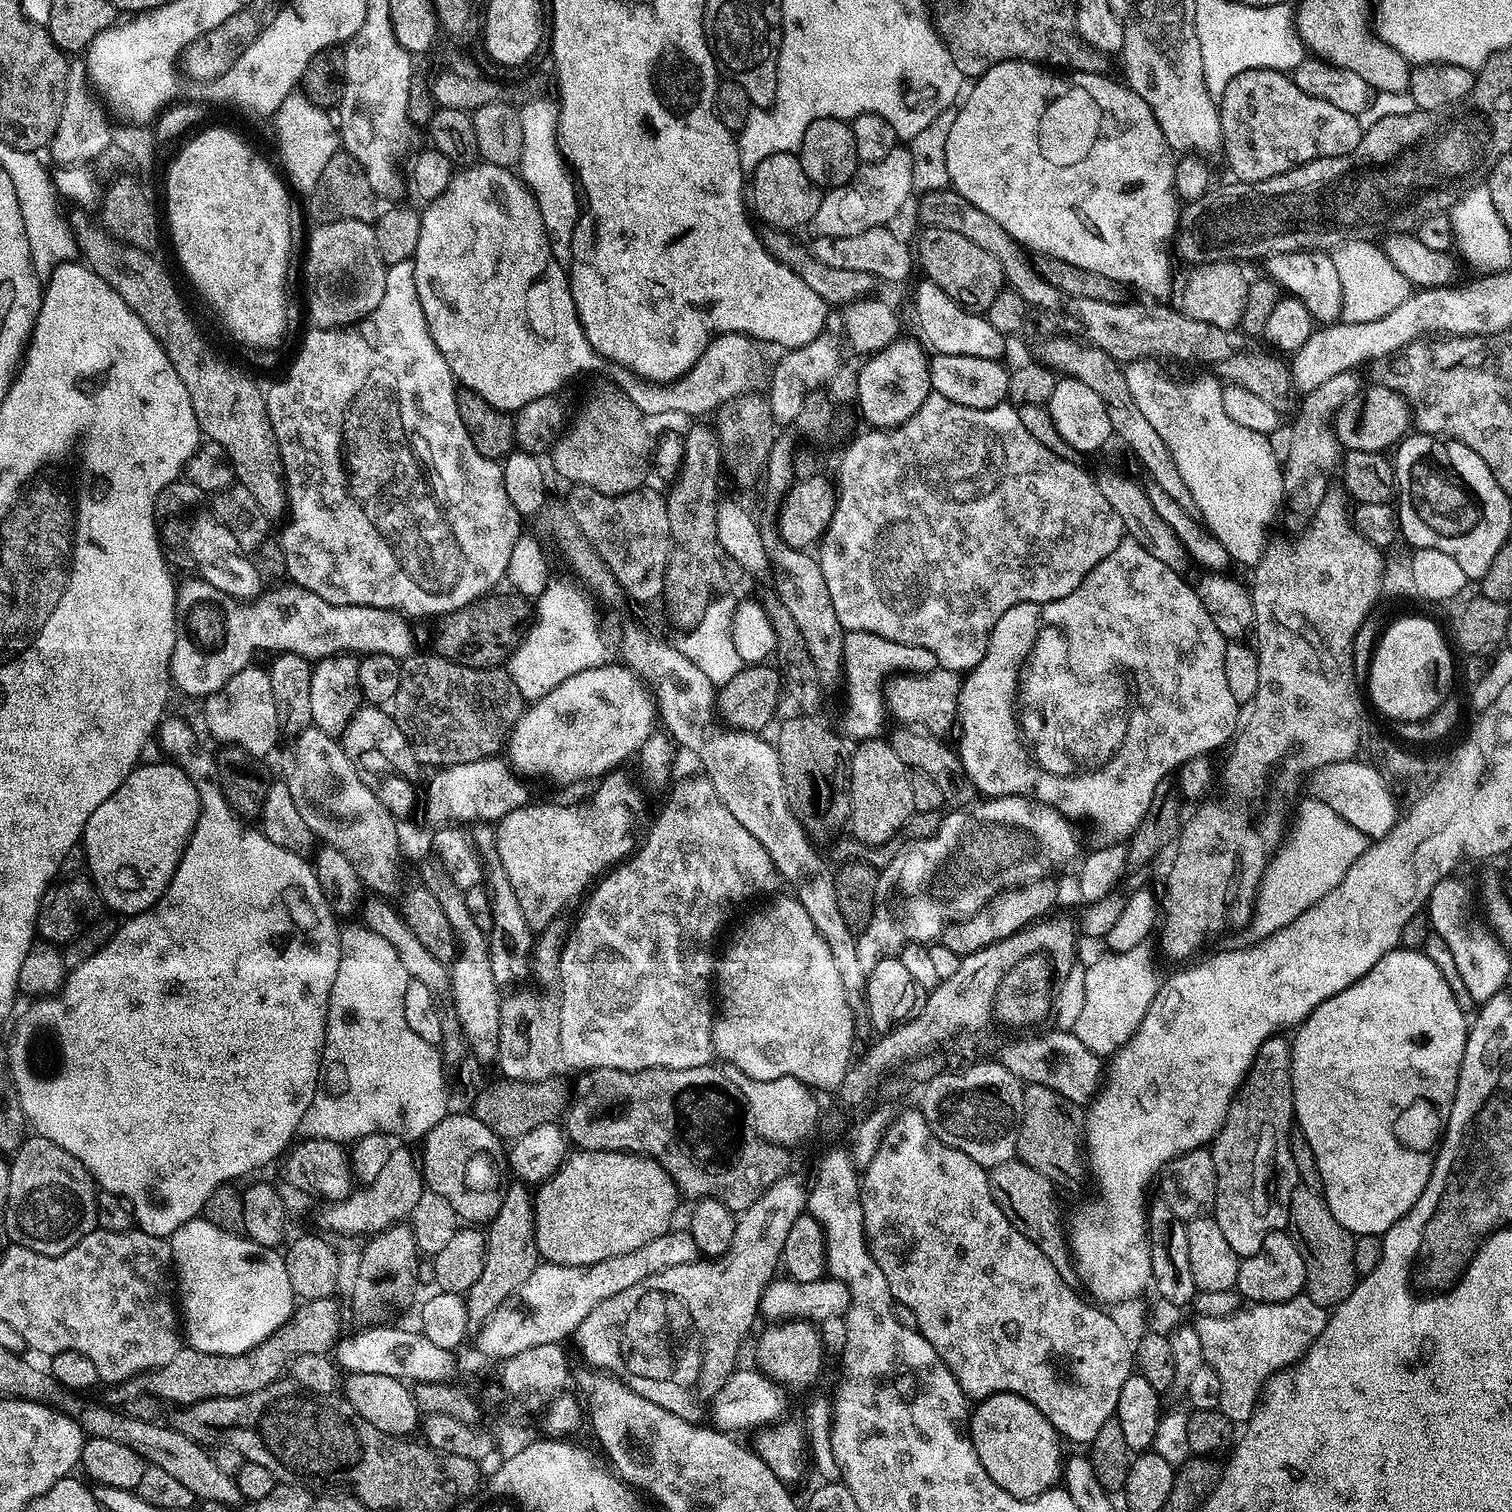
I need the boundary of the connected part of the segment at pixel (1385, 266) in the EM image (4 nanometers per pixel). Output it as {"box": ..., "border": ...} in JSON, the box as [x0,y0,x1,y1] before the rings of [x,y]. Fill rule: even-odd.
{"box":[1331,240,1414,322],"border":[[[1350,240],[1331,253],[1334,270],[1338,270],[1338,282],[1342,282],[1342,316],[1347,322],[1374,322],[1374,318],[1386,318],[1390,310],[1402,306],[1414,288],[1402,274],[1398,274],[1394,262],[1385,254],[1379,243],[1367,240]]]}

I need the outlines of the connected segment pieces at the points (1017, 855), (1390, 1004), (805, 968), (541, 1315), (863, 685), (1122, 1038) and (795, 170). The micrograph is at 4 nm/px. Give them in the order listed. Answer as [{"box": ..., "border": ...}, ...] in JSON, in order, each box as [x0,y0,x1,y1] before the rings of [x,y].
[{"box":[856,796,1080,970],"border":[[[1027,796],[976,798],[952,810],[936,828],[933,836],[905,843],[903,850],[875,877],[876,901],[873,914],[863,933],[856,936],[858,961],[865,970],[887,956],[896,956],[908,944],[927,945],[943,937],[951,926],[978,914],[1001,894],[1049,879],[1059,868],[1077,859],[1080,844],[1076,841],[1073,821],[1048,804]]]},{"box":[1291,946,1470,1236],"border":[[[1397,946],[1388,952],[1365,976],[1358,978],[1346,990],[1326,998],[1295,1029],[1296,1037],[1291,1037],[1292,1045],[1292,1111],[1298,1131],[1310,1142],[1310,1150],[1314,1150],[1314,1158],[1318,1162],[1318,1174],[1324,1183],[1323,1198],[1330,1206],[1334,1218],[1346,1226],[1356,1236],[1379,1236],[1394,1226],[1418,1202],[1422,1190],[1426,1190],[1426,1182],[1432,1173],[1434,1153],[1448,1126],[1450,1110],[1456,1097],[1456,1087],[1460,1077],[1460,1063],[1466,1050],[1470,1020],[1454,1002],[1454,994],[1450,994],[1450,986],[1446,986],[1446,978],[1438,971],[1438,966],[1430,962],[1423,951],[1412,951]]]},{"box":[712,898,857,1090],"border":[[[795,898],[789,900],[776,900],[769,908],[764,908],[761,912],[756,912],[740,928],[740,933],[728,944],[728,949],[724,952],[724,957],[719,957],[714,968],[714,988],[718,993],[718,1015],[715,1017],[712,1026],[712,1045],[717,1057],[720,1056],[731,1067],[742,1070],[750,1078],[759,1080],[773,1080],[774,1078],[786,1078],[793,1076],[798,1078],[798,1082],[808,1085],[813,1090],[820,1088],[839,1089],[840,1083],[846,1078],[848,1069],[853,1063],[852,1043],[857,1043],[854,1018],[850,1012],[849,1003],[846,1002],[846,993],[842,988],[841,977],[837,973],[833,955],[830,954],[830,947],[826,946],[826,941],[822,934],[815,929],[810,915],[806,914],[806,907],[802,906]]]},{"box":[522,1230,698,1324],"border":[[[670,1230],[654,1242],[646,1242],[646,1246],[638,1246],[638,1250],[630,1250],[630,1254],[622,1254],[614,1258],[606,1258],[587,1268],[562,1266],[561,1264],[537,1263],[530,1274],[530,1282],[522,1289],[524,1302],[528,1304],[530,1320],[577,1320],[580,1324],[606,1298],[614,1294],[622,1294],[622,1290],[630,1290],[634,1282],[642,1282],[642,1274],[658,1274],[670,1266],[682,1266],[693,1263],[698,1251],[694,1238],[688,1230]]]},{"box":[844,630,937,741],"border":[[[866,630],[845,631],[844,680],[846,688],[848,684],[850,712],[846,716],[844,726],[853,736],[853,741],[870,740],[881,735],[880,727],[883,726],[884,720],[886,721],[884,695],[878,687],[881,678],[891,674],[932,672],[937,666],[934,654],[930,654],[930,650],[922,650],[922,646],[906,646],[902,642],[890,642],[890,638],[884,638],[882,634],[870,634]]]},{"box":[1074,946,1158,1058],"border":[[[1141,946],[1120,955],[1105,954],[1106,956],[1094,961],[1084,972],[1084,981],[1082,981],[1084,1001],[1076,1016],[1074,1031],[1078,1042],[1082,1042],[1082,1046],[1089,1048],[1095,1056],[1111,1058],[1116,1055],[1117,1050],[1124,1048],[1126,1042],[1130,1042],[1130,1038],[1138,1030],[1146,1010],[1156,997],[1158,982],[1154,980],[1146,949],[1147,947]]]},{"box":[750,153,821,230],"border":[[[797,153],[770,154],[770,158],[762,158],[762,162],[751,169],[750,208],[755,219],[769,224],[769,229],[792,230],[788,228],[811,225],[814,214],[818,214],[821,195],[821,189],[810,182],[810,178],[806,178],[806,170],[802,170],[802,162]]]}]

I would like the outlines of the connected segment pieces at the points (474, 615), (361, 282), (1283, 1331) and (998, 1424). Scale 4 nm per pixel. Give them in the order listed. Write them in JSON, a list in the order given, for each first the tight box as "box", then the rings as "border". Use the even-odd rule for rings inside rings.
[{"box":[431,594,530,668],"border":[[[489,594],[481,596],[472,604],[462,606],[453,612],[446,612],[435,621],[436,629],[432,632],[431,651],[435,655],[442,657],[443,660],[449,660],[462,666],[471,668],[499,668],[512,655],[513,650],[520,644],[522,633],[530,620],[530,604],[525,597],[517,594],[510,596],[496,596]]]},{"box":[304,220,388,328],"border":[[[335,220],[316,224],[304,248],[304,304],[317,328],[346,328],[365,320],[386,290],[388,273],[378,254],[376,230],[357,220]]]},{"box":[1195,1294,1329,1426],"border":[[[1306,1294],[1290,1298],[1284,1304],[1254,1304],[1237,1307],[1235,1312],[1222,1318],[1199,1317],[1195,1321],[1196,1333],[1202,1338],[1202,1354],[1204,1363],[1209,1364],[1222,1381],[1222,1398],[1220,1399],[1219,1412],[1225,1415],[1236,1426],[1243,1425],[1256,1411],[1260,1403],[1260,1393],[1264,1385],[1275,1372],[1299,1364],[1300,1360],[1310,1350],[1314,1341],[1322,1334],[1326,1326],[1329,1313],[1322,1306],[1318,1306]]]},{"box":[968,1390,1062,1500],"border":[[[1011,1390],[985,1397],[977,1408],[975,1405],[971,1409],[968,1422],[975,1463],[990,1474],[1006,1494],[1014,1494],[1014,1498],[1032,1500],[1042,1495],[1062,1476],[1060,1433],[1029,1400],[1016,1396]]]}]

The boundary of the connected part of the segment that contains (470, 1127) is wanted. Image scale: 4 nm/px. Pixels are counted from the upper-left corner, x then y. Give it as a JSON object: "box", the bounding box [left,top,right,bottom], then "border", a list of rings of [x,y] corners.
{"box":[418,1111,506,1222],"border":[[[467,1111],[446,1115],[422,1137],[424,1149],[418,1152],[418,1168],[427,1191],[446,1198],[461,1221],[487,1222],[502,1206],[506,1181],[506,1152],[502,1141]]]}

